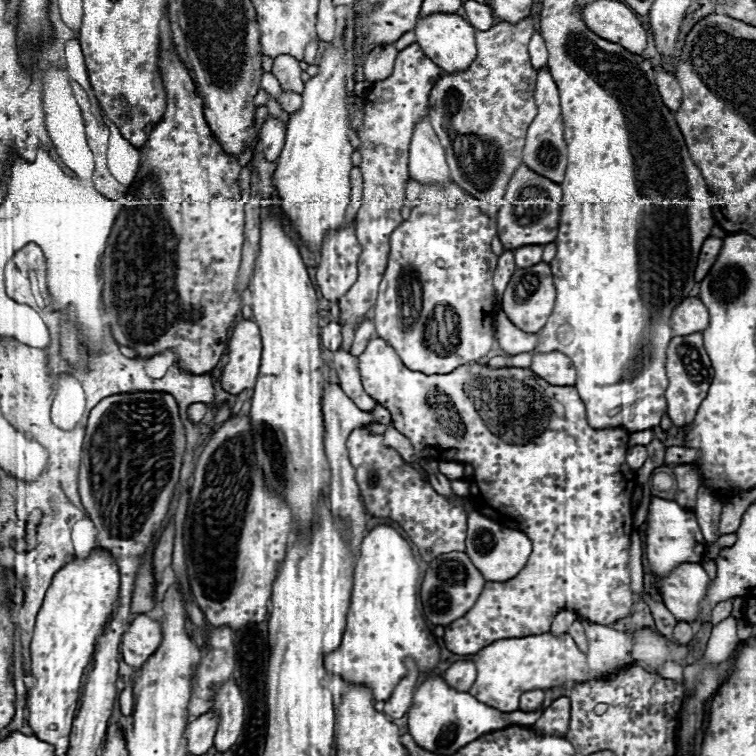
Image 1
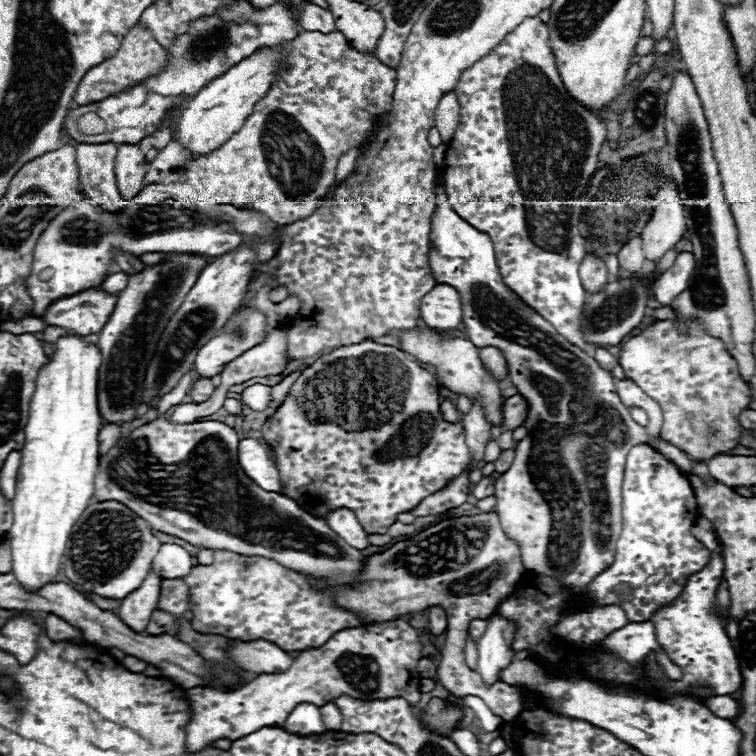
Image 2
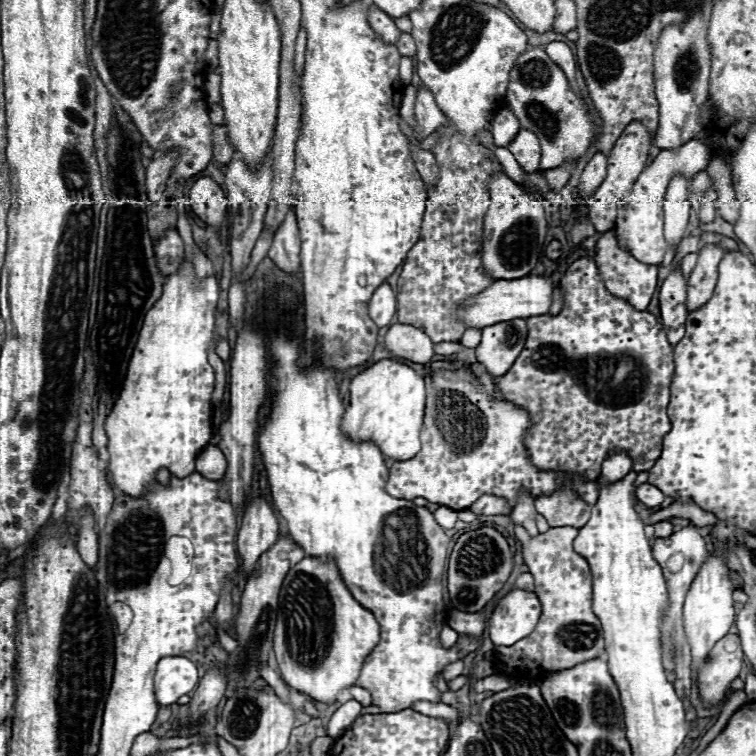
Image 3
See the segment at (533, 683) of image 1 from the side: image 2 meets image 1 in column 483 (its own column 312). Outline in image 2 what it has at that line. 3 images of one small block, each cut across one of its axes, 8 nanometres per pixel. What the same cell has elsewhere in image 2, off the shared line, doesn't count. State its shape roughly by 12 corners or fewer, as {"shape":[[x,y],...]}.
{"shape":[[340,630],[238,690],[188,688],[186,752],[280,726],[300,702],[422,696],[418,632]]}

